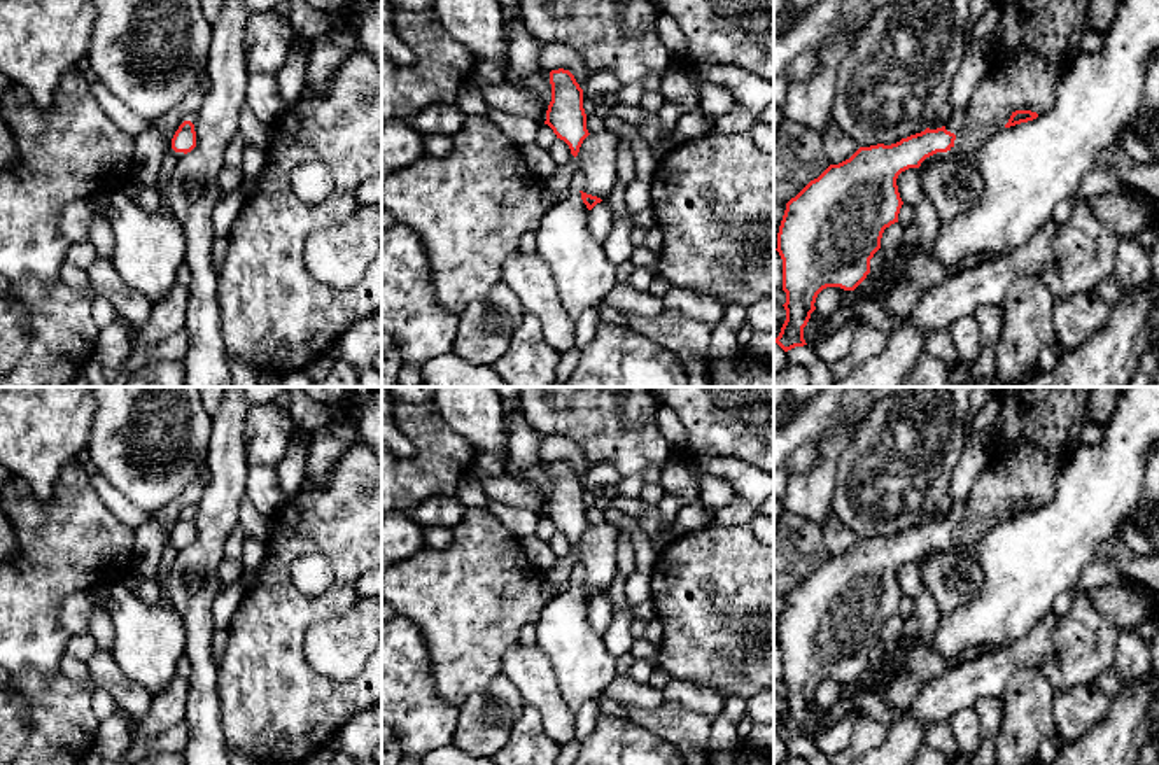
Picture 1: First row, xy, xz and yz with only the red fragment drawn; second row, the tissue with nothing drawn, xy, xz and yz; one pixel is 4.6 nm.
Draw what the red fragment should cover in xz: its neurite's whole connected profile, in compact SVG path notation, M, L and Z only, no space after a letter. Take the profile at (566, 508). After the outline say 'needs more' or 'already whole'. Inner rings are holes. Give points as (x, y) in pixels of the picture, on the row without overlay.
M569 462L550 464L551 494L546 502L546 513L557 530L564 532L576 550L583 532L590 527L587 522L587 506L583 501L583 481Z | already whole

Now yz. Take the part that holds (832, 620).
M942 518L926 520L891 537L860 539L849 551L830 557L786 595L776 641L783 651L786 712L774 732L784 744L807 737L804 719L816 702L814 695L823 681L854 683L870 665L870 651L881 641L884 621L898 614L903 593L896 571L902 564L919 560L933 546L977 558L972 546L963 546L954 539L954 532L956 527Z | needs more

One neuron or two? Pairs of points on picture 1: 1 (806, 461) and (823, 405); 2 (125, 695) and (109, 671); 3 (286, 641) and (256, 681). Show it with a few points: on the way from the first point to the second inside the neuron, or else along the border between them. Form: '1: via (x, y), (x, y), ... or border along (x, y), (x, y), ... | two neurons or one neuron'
1: border along (839, 405), (834, 417), (792, 452) | two neurons
2: via (123, 690), (109, 676) | one neuron
3: via (275, 652), (263, 664), (263, 671) | one neuron

